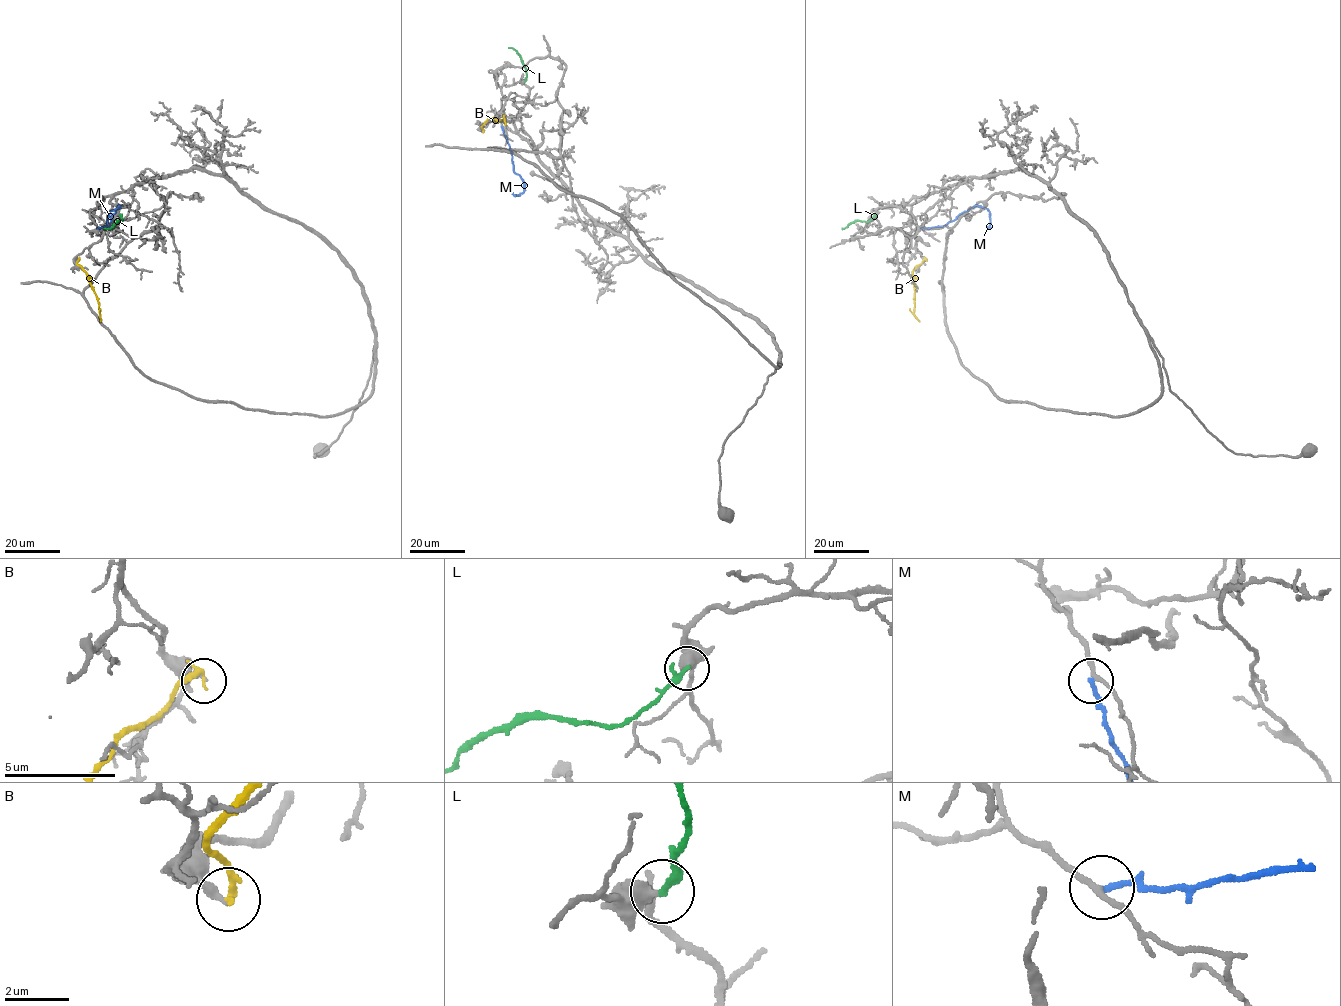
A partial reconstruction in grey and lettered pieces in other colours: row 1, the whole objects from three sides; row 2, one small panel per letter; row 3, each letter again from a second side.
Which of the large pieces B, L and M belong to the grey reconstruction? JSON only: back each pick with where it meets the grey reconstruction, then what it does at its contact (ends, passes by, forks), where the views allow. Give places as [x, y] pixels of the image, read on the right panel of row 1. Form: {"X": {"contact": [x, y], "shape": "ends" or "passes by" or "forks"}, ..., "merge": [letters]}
{"merge": []}

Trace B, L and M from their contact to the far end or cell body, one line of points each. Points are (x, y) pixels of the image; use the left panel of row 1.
B: (78, 259), (77, 263), (85, 272), (96, 296), (100, 321)
L: (120, 215), (121, 222), (104, 228)
M: (97, 228), (105, 226), (108, 211), (119, 206), (106, 228)

